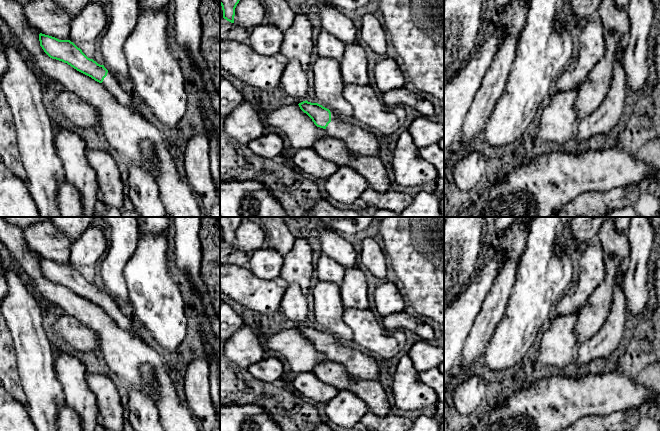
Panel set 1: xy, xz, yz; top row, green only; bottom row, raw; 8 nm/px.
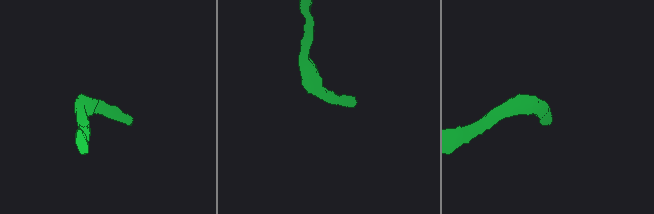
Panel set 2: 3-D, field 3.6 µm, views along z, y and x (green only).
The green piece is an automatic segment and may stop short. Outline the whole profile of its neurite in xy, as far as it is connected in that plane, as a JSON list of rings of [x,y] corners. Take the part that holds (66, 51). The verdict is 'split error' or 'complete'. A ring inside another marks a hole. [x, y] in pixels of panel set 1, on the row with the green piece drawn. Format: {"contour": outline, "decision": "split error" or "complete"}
{"contour": [[[31,0],[23,5],[23,11],[29,25],[41,32],[39,34],[40,46],[50,58],[67,63],[77,71],[101,83],[121,105],[138,112],[132,96],[120,86],[116,76],[108,71],[104,65],[88,58],[80,48],[70,41],[71,18],[55,4],[54,0]]], "decision": "split error"}

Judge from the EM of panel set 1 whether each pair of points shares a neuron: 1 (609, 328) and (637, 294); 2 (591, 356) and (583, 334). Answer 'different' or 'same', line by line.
1: different
2: different

